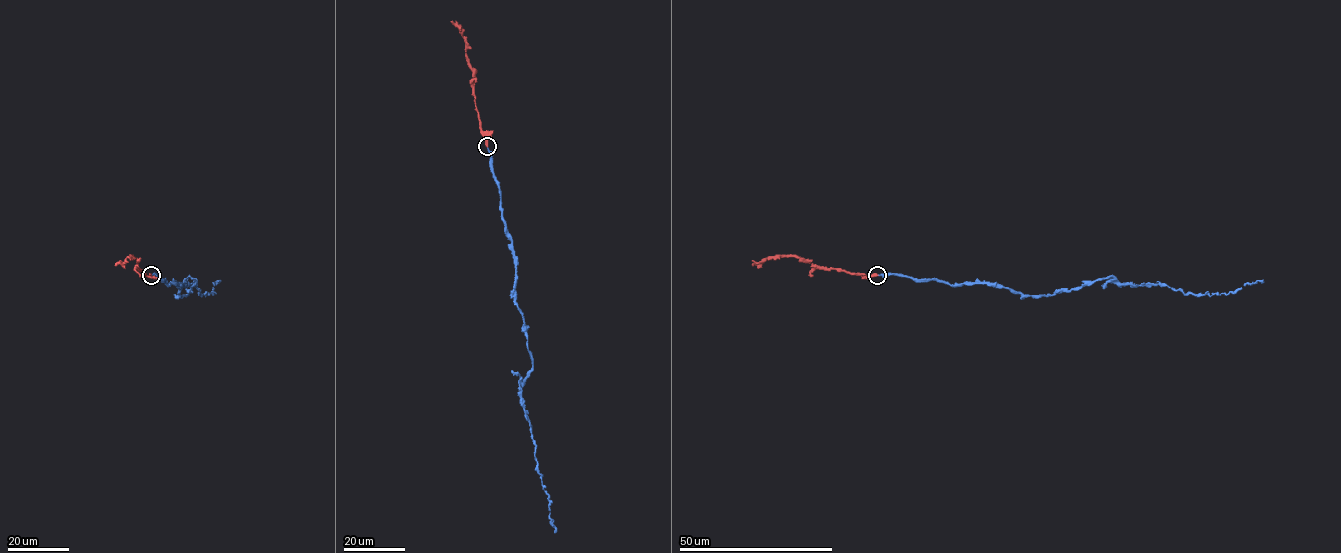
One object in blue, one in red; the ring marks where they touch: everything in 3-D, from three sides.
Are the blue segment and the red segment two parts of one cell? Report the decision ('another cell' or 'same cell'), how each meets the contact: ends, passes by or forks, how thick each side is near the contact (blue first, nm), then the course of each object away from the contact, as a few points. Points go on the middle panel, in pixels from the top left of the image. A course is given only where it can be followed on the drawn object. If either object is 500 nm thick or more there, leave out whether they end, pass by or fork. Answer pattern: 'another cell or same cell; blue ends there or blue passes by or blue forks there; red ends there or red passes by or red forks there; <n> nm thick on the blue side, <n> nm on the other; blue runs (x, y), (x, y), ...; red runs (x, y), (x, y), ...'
same cell; 300 nm thick on the blue side, 600 nm on the other; blue runs (487, 146), (514, 254), (515, 304), (532, 361), (521, 401), (554, 533); red runs (487, 146), (475, 106), (465, 38), (450, 21)

